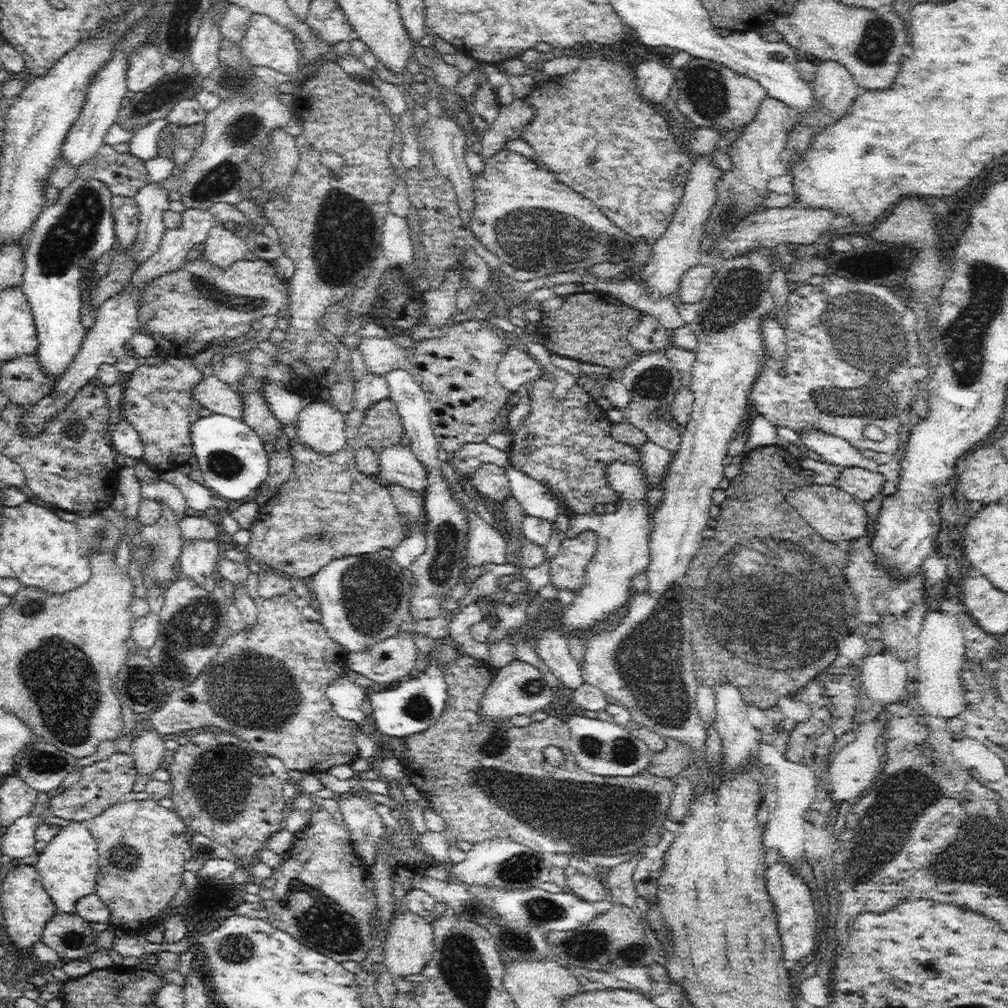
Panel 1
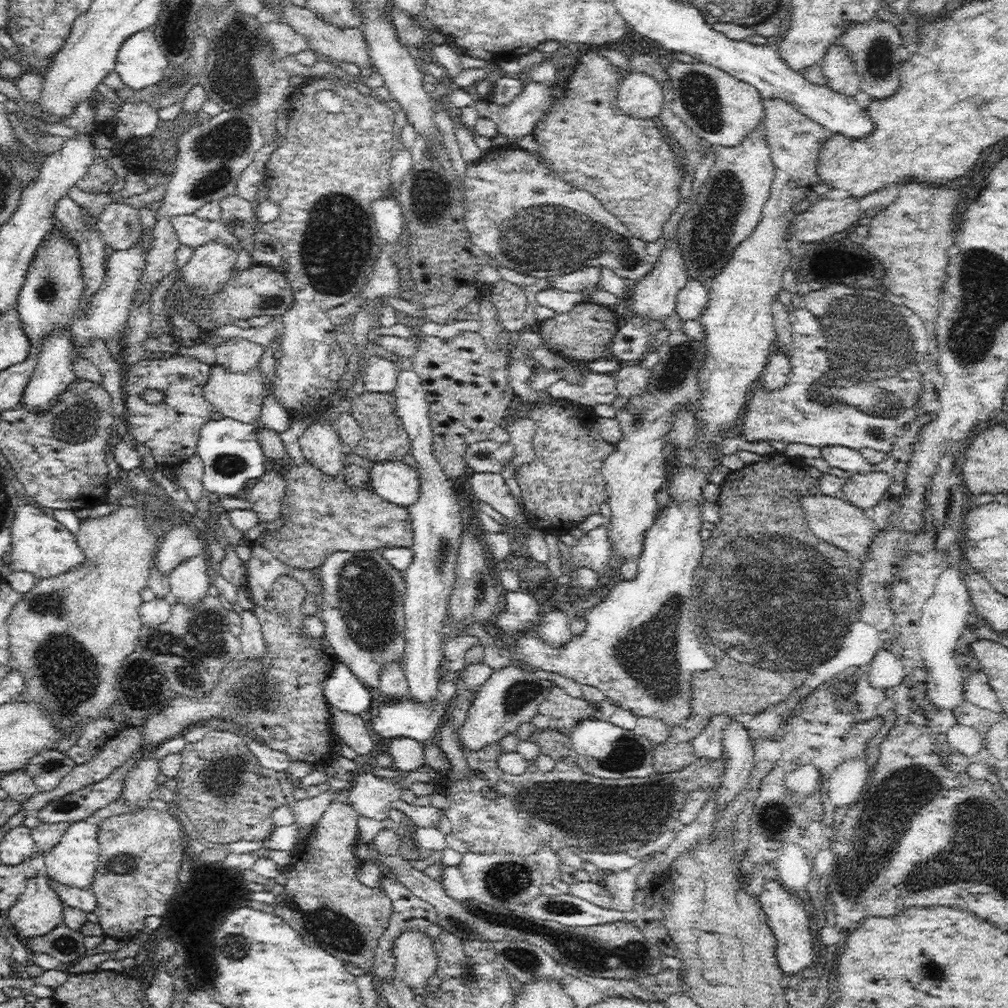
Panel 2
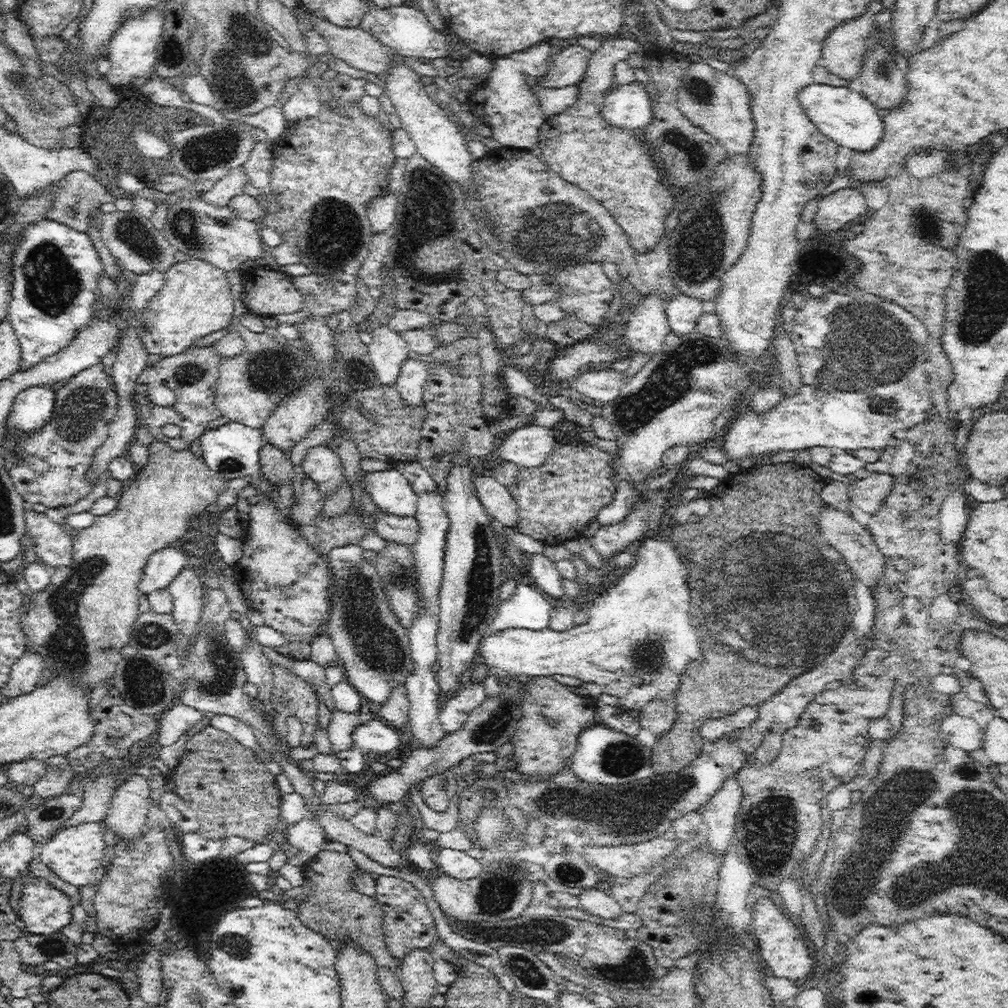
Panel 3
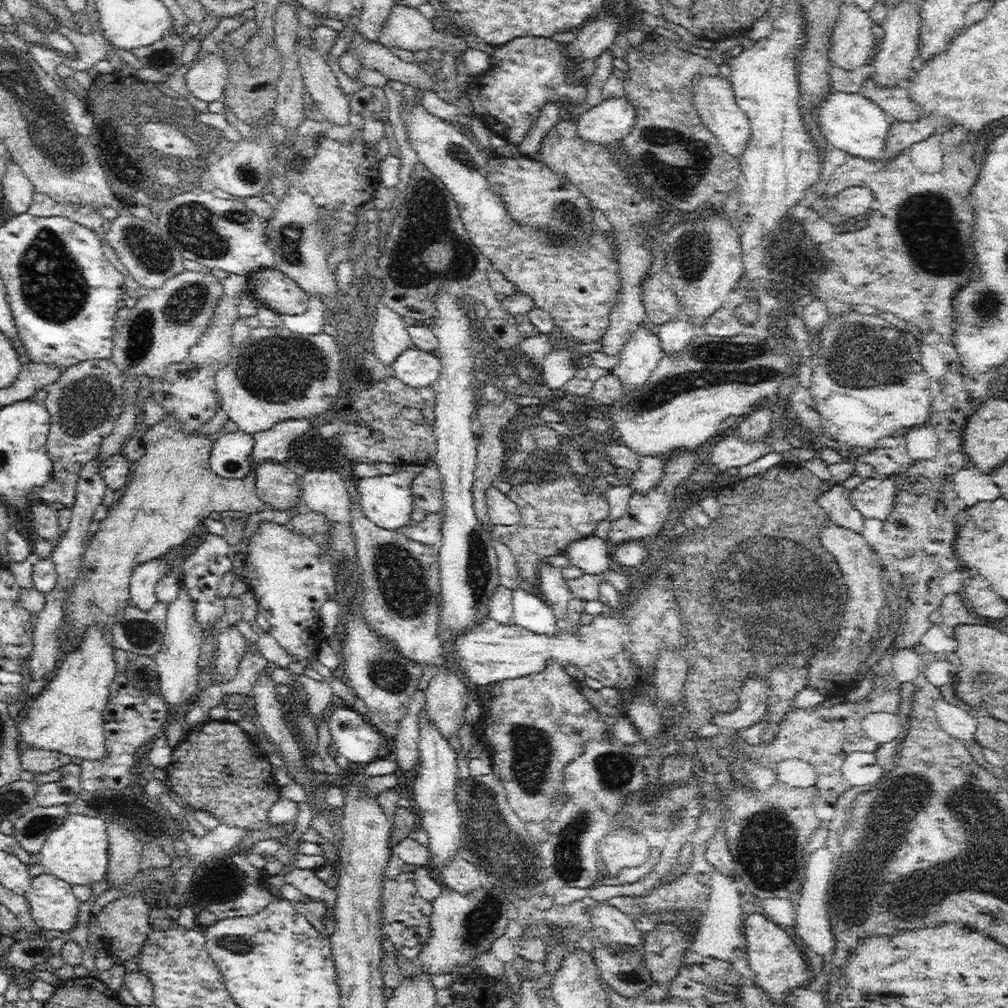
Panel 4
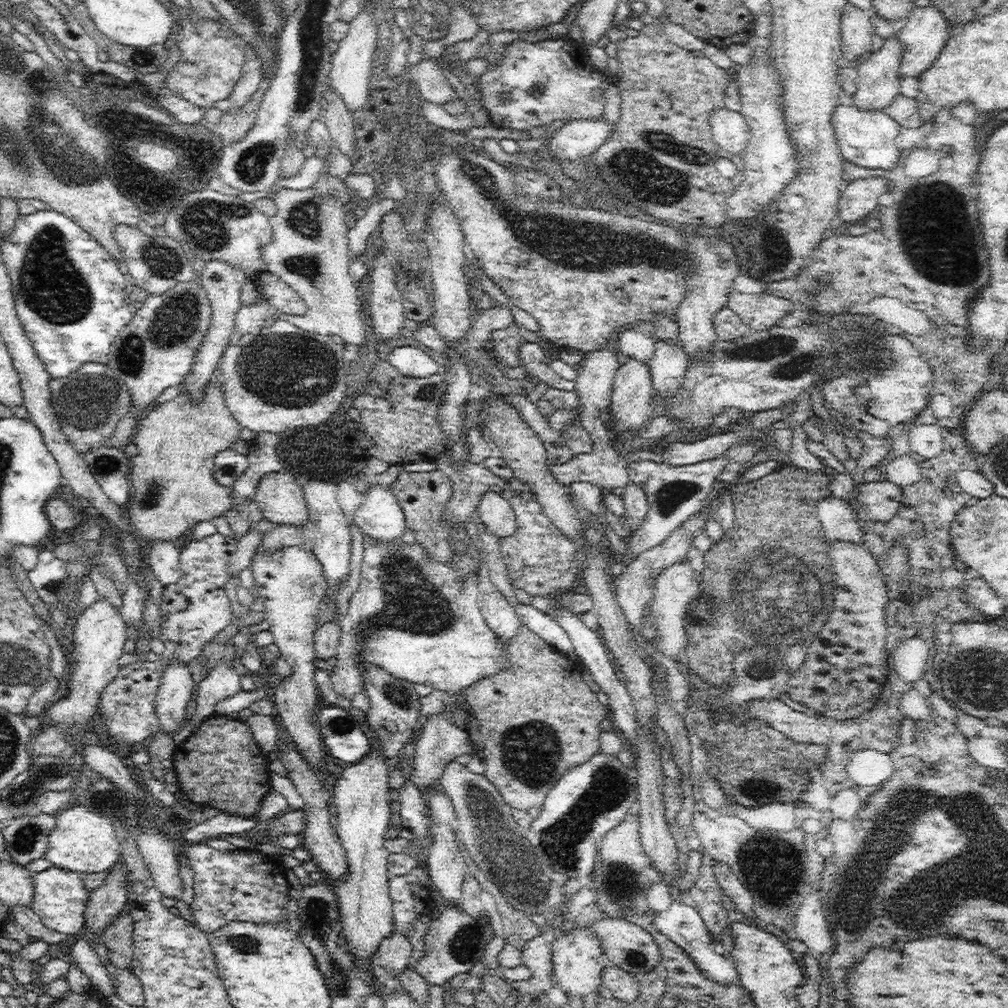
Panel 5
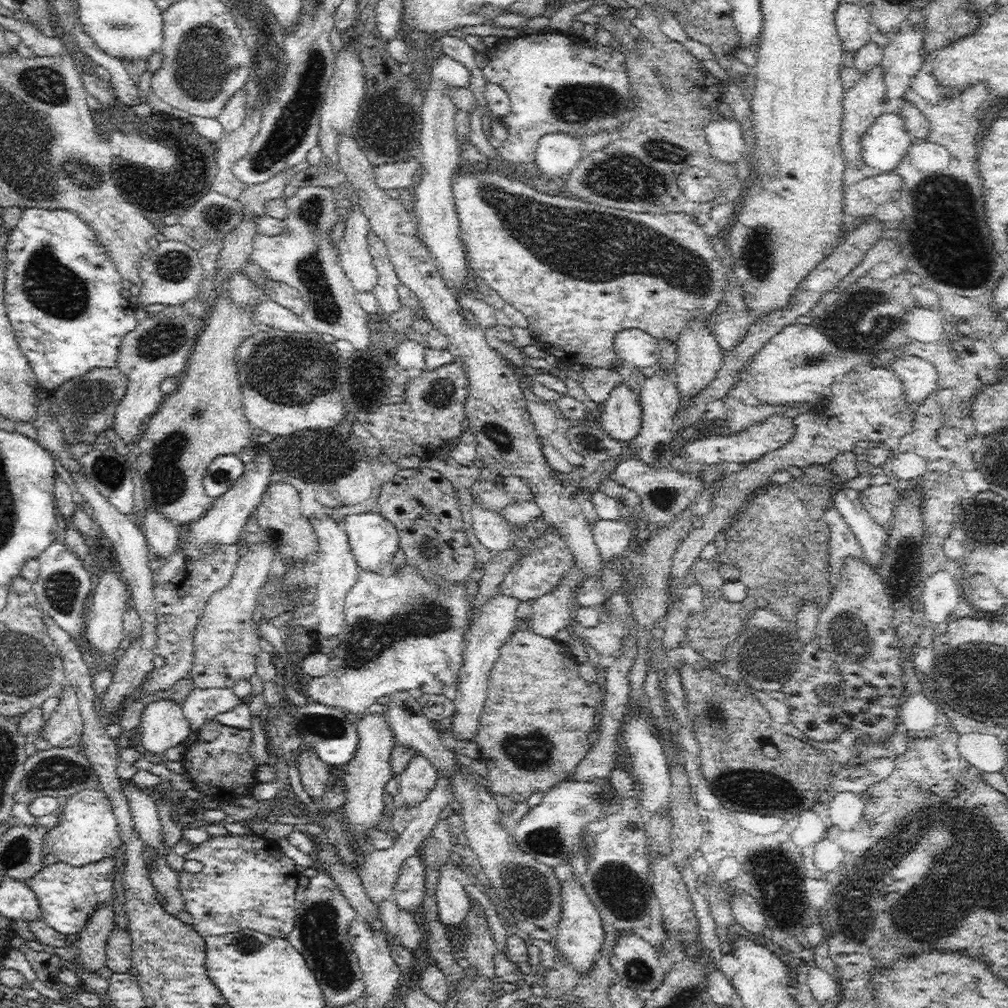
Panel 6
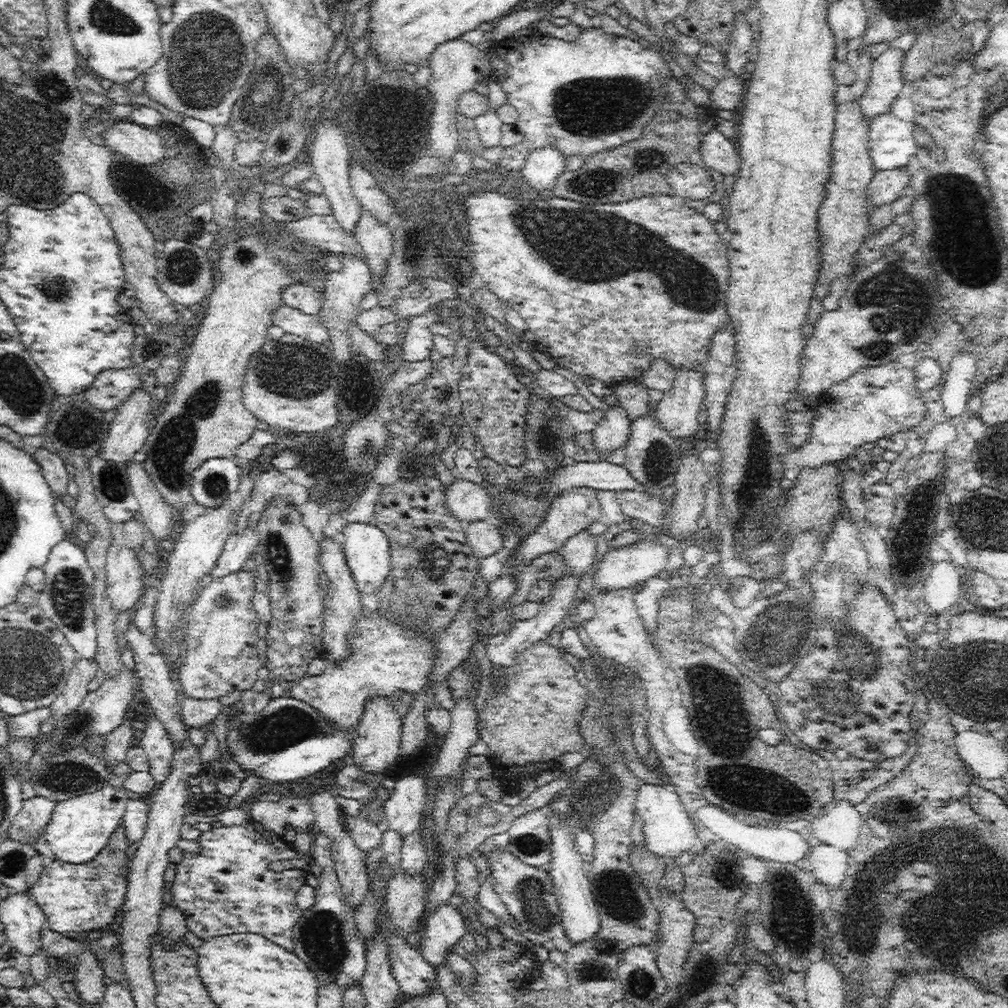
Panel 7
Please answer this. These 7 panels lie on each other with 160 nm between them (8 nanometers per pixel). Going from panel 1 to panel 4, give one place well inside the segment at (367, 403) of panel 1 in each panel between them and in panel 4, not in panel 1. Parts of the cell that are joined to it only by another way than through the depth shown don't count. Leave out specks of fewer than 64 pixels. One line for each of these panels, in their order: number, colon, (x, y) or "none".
2: (380, 374)
3: (388, 350)
4: (389, 332)

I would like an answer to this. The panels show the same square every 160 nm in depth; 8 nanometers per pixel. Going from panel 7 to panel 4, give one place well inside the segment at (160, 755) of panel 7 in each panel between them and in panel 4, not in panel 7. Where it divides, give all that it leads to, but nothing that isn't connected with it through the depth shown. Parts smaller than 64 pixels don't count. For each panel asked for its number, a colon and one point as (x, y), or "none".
4: (177, 660)
5: (174, 691)
6: (163, 724)

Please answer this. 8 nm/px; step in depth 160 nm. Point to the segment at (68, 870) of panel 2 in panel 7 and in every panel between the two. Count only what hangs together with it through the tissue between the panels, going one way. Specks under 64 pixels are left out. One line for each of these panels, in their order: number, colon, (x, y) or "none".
3: (74, 854)
4: (77, 851)
5: (84, 841)
6: (87, 830)
7: (79, 828)

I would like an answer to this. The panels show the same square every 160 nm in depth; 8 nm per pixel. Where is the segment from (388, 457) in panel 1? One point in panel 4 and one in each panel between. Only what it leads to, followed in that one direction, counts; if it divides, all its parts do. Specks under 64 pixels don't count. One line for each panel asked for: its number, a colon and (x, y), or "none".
2: (394, 481)
3: (391, 492)
4: (387, 500)

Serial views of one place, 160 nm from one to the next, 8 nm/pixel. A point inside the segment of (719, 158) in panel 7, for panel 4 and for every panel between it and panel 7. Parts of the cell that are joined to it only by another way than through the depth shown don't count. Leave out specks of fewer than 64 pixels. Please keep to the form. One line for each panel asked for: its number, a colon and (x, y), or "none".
4: (713, 97)
5: (729, 129)
6: (725, 138)

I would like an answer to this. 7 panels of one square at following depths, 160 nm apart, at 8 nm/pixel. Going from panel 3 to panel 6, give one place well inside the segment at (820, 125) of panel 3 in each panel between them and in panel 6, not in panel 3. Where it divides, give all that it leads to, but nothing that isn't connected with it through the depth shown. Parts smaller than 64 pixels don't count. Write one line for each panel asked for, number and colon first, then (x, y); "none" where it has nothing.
4: (851, 122)
5: (867, 138)
6: (886, 143)

